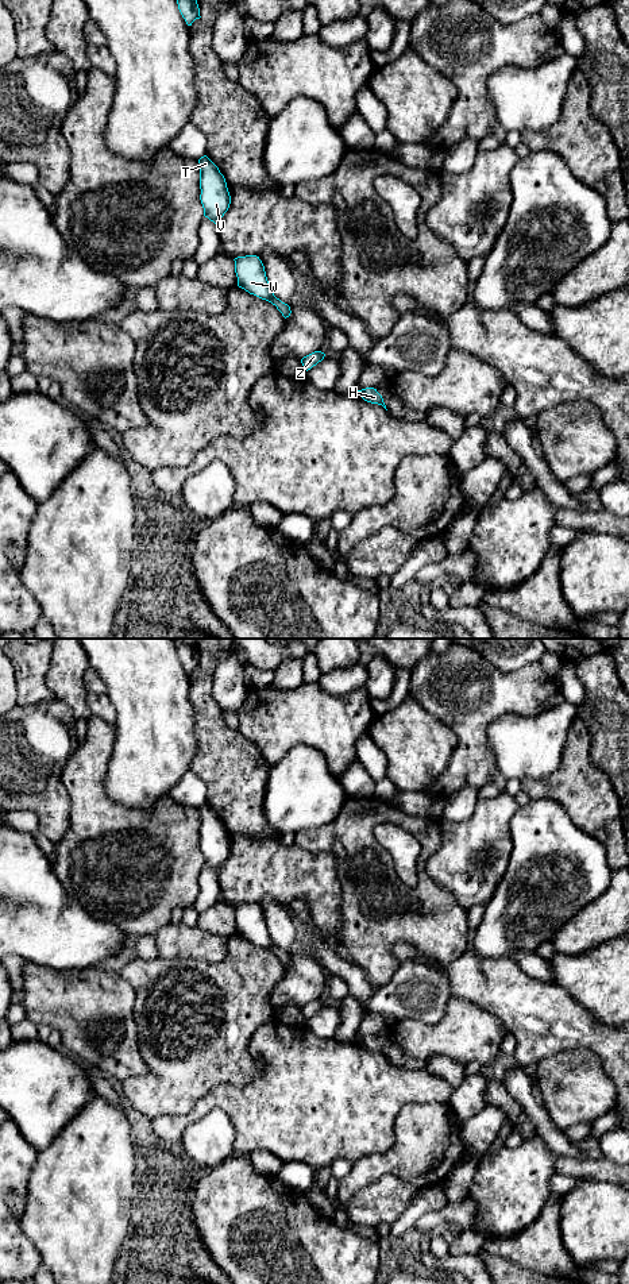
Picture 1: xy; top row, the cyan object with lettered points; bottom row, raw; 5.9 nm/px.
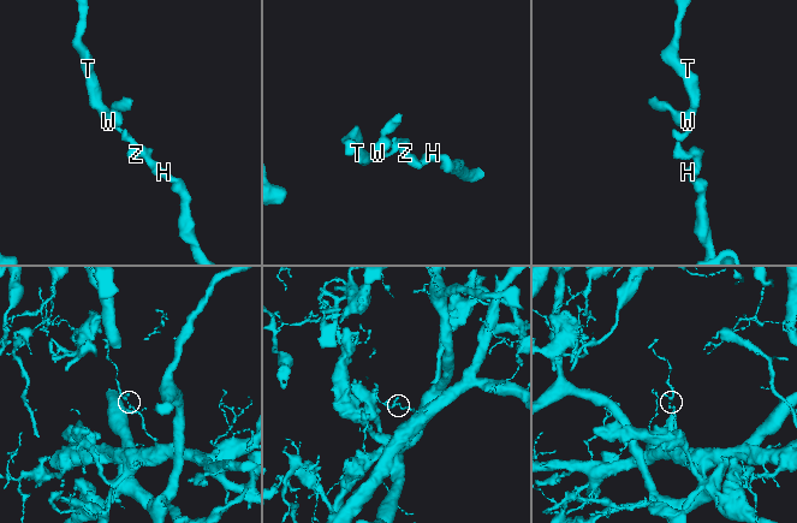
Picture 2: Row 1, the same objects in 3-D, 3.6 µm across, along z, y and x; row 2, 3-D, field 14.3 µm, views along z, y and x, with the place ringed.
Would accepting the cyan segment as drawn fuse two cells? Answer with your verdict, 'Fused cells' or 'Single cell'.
Single cell

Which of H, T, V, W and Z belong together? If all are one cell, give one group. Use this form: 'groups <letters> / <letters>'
groups H T V W Z

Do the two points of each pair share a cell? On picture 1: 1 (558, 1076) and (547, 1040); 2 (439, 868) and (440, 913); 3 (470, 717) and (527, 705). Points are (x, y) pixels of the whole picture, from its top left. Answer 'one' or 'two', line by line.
1: two
2: two
3: one

